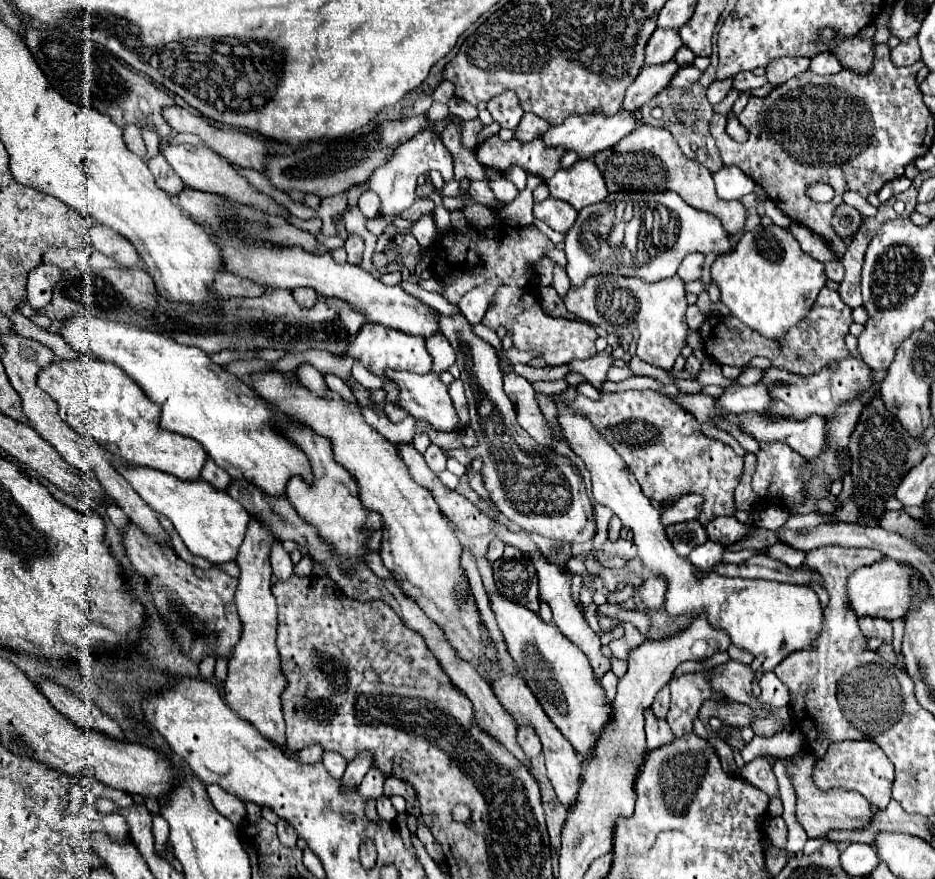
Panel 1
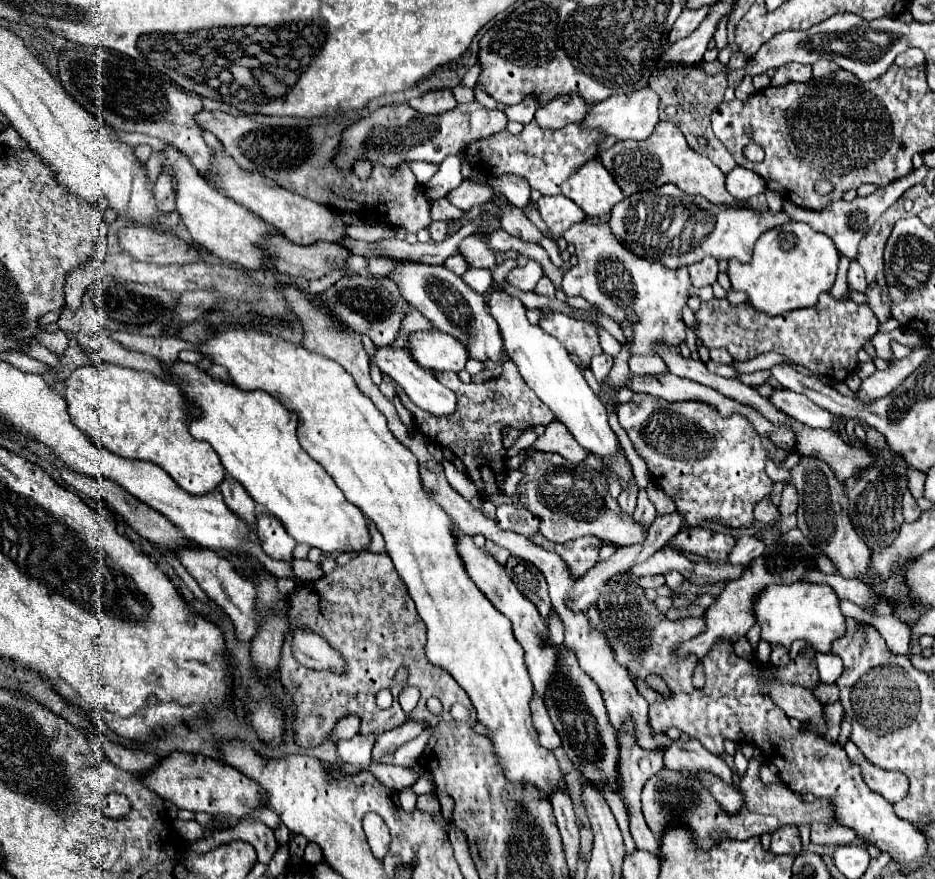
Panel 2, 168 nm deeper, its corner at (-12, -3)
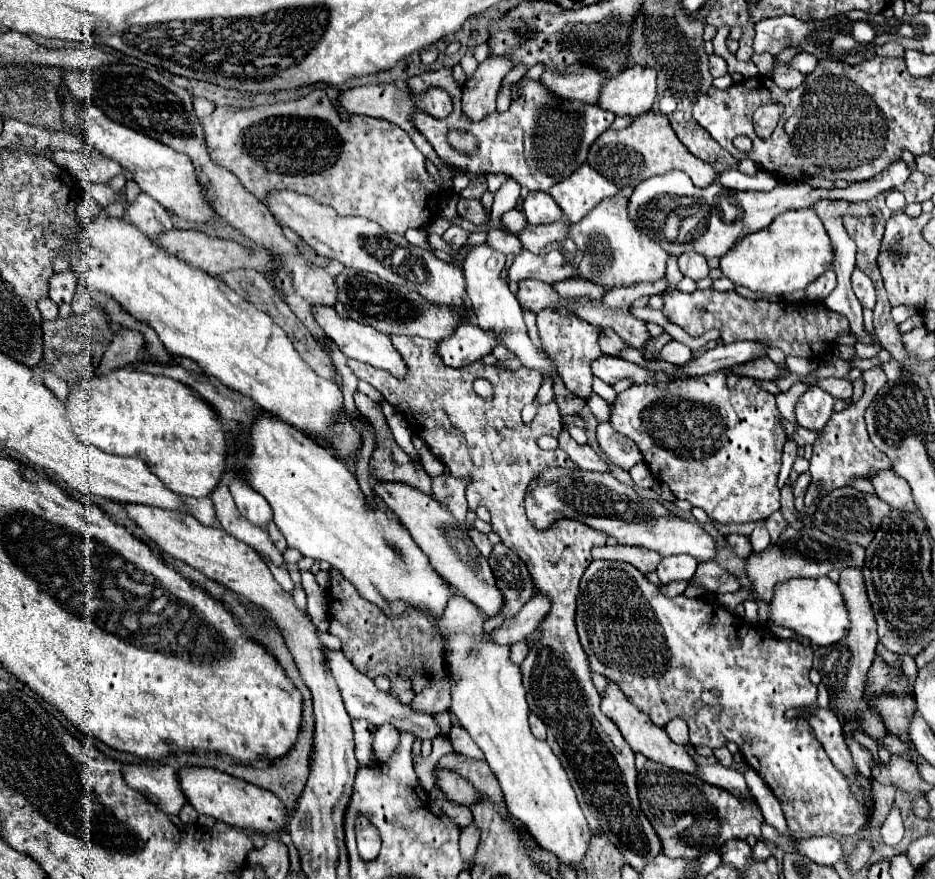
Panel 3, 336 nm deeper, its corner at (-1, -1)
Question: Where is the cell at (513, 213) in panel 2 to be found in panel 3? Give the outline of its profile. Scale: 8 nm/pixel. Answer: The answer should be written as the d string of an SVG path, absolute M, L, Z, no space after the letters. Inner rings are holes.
M558 220L558 222L554 222L554 224L546 224L546 226L526 224L526 228L520 232L522 246L524 246L526 250L530 250L532 254L540 254L548 244L560 242L560 240L566 238L564 226L568 226L568 224L562 222L562 220Z

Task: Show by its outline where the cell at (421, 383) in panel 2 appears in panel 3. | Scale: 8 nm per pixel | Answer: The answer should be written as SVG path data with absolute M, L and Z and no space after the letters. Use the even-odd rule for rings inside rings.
M318 306L314 308L314 316L318 320L318 324L322 326L322 330L326 332L328 338L332 338L336 342L336 346L340 348L340 352L346 356L346 358L352 358L352 360L360 360L360 362L366 362L374 368L380 368L380 370L386 370L388 374L392 374L394 378L398 380L404 380L408 376L408 364L404 362L404 358L398 354L398 350L392 346L390 338L386 334L380 334L378 330L374 330L372 326L364 326L360 322L352 322L352 320L342 320L334 308L326 308L326 306Z

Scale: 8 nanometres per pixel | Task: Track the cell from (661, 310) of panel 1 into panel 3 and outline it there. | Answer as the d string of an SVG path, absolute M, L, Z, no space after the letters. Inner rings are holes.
M612 196L600 206L596 206L586 218L582 218L576 224L570 224L568 238L572 238L582 254L578 262L578 272L572 278L590 280L606 290L618 288L618 286L634 286L640 282L656 282L666 276L666 264L670 254L660 248L652 238L646 234L640 234L636 226L630 222L626 212L626 198Z

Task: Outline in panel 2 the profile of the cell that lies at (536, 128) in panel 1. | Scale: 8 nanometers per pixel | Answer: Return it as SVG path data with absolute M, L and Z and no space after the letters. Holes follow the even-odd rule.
M577 92L559 94L559 96L555 96L555 100L551 100L551 104L537 108L535 120L541 128L555 130L555 128L563 128L571 122L581 122L587 116L589 108L591 106Z

